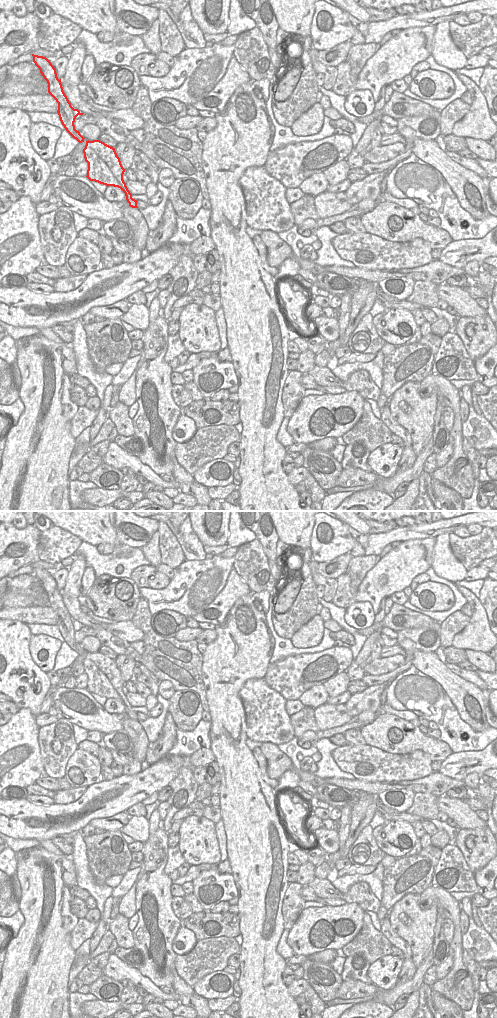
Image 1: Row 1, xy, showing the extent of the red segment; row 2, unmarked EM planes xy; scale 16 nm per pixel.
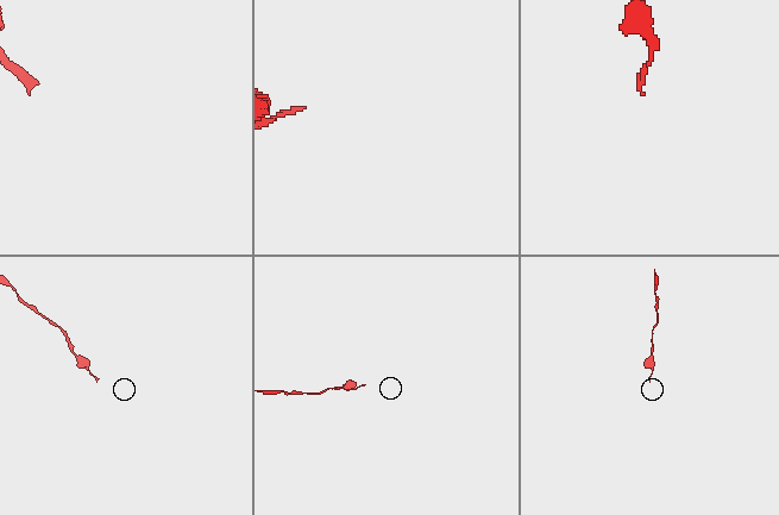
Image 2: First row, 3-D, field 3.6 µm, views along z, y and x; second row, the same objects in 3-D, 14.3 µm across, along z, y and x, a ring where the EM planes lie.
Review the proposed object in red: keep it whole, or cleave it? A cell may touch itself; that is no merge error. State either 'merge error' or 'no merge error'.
no merge error

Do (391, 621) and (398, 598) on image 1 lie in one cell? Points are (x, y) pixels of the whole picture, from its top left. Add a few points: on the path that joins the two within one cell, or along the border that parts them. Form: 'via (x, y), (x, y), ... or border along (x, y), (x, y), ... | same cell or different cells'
border along (393, 602), (402, 605) | different cells

